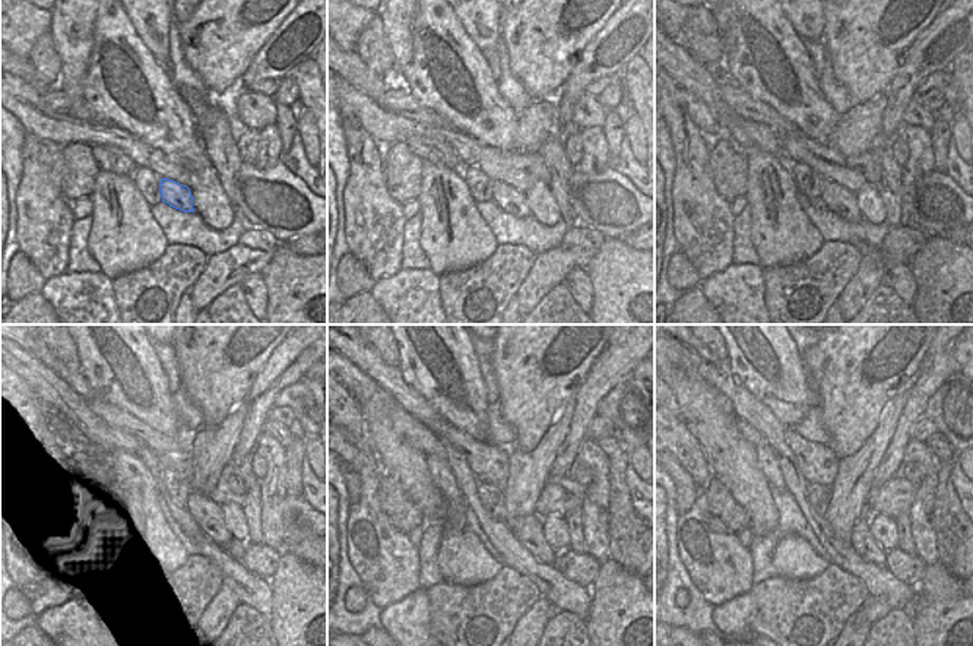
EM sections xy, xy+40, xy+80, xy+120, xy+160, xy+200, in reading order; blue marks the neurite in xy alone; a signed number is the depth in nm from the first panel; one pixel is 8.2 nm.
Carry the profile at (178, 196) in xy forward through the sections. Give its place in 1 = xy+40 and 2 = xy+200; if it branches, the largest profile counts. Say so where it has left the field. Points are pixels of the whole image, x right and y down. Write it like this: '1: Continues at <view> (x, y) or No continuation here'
1: Continues at xy+40 (507, 198)
2: Continues at xy+200 (865, 545).

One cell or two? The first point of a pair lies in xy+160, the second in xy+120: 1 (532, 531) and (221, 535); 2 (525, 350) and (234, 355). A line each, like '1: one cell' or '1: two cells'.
1: one cell
2: one cell

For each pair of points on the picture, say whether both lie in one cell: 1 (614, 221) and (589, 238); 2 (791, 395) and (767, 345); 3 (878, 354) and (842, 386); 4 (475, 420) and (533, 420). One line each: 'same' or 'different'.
1: different
2: same
3: same
4: different

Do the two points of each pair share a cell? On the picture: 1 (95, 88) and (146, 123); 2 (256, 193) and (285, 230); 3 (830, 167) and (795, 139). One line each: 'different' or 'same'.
1: same
2: same
3: same

